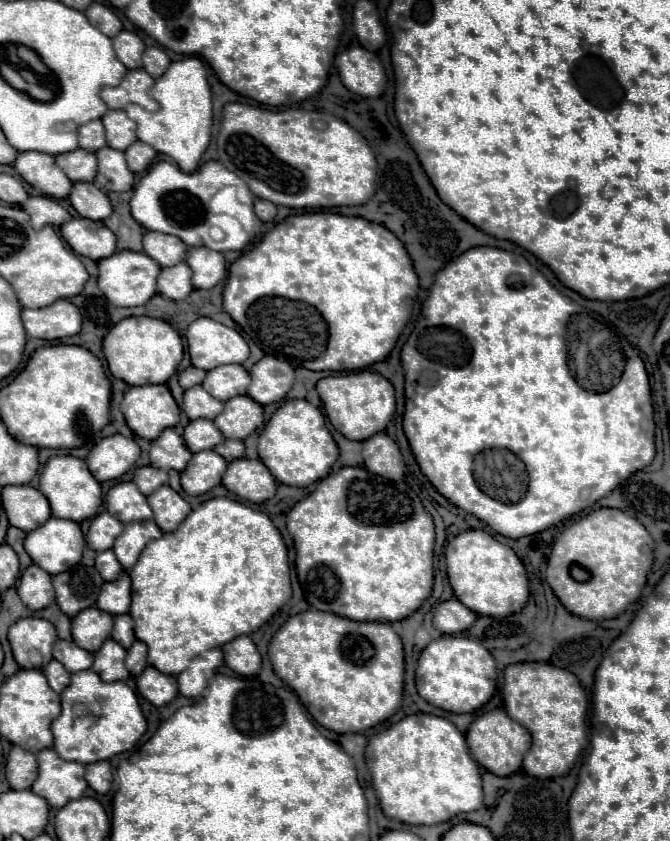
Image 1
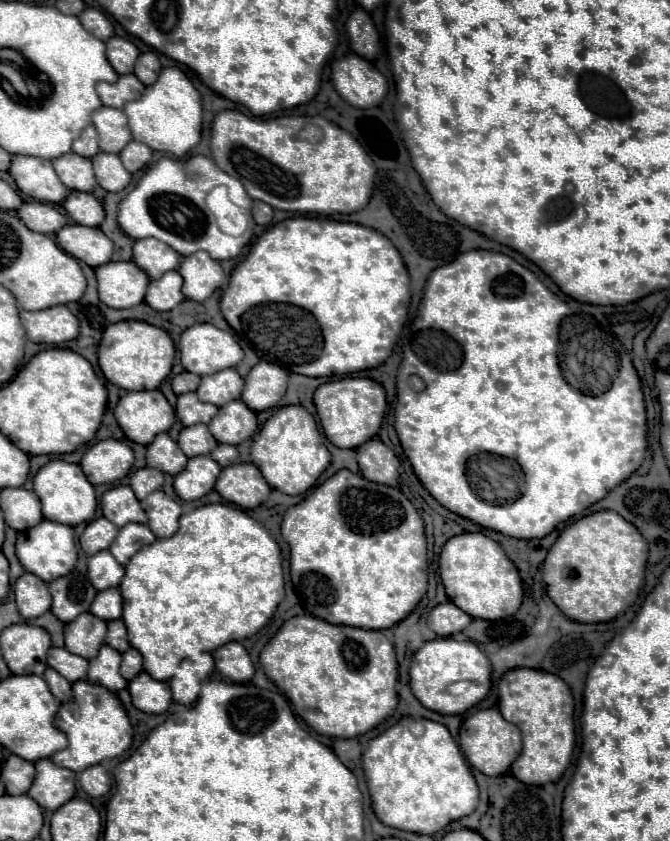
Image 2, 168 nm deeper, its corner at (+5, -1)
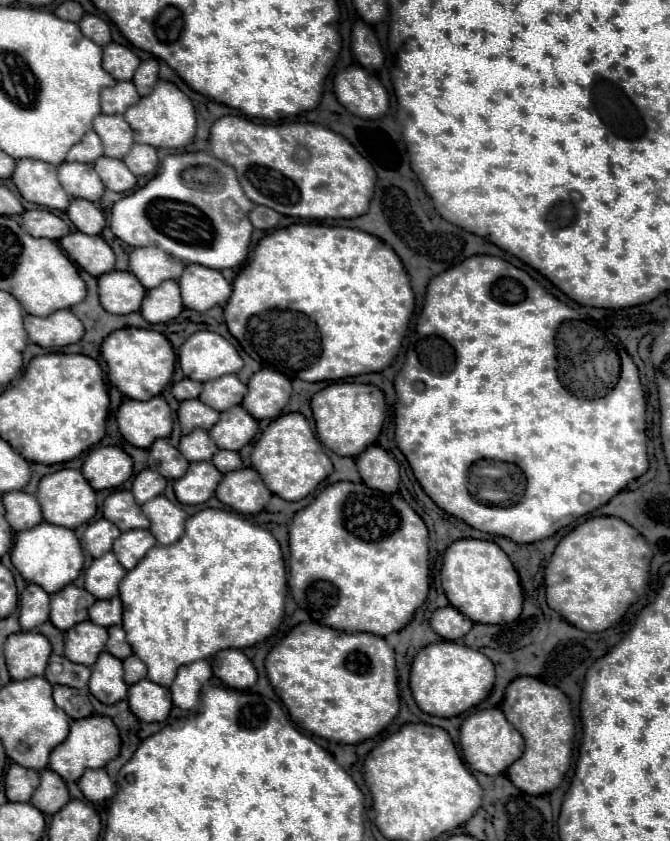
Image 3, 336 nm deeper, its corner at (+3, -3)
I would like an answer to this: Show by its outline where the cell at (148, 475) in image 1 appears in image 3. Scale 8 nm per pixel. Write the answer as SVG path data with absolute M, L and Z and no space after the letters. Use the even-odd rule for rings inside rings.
M144 469L134 477L132 493L136 495L136 501L142 505L148 499L160 495L164 491L164 487L166 487L166 479L160 473L156 473L152 469Z

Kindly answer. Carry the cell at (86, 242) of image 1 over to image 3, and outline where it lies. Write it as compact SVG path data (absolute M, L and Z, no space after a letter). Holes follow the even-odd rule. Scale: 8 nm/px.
M74 231L64 235L64 239L60 239L60 245L72 261L76 261L84 271L94 277L100 277L102 273L114 269L114 251L100 235L86 235Z

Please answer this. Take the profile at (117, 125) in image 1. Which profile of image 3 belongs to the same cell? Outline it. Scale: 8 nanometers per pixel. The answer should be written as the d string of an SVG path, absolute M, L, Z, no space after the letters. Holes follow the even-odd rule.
M100 113L94 119L94 131L100 135L102 145L104 145L104 155L108 155L108 157L122 159L134 143L132 127L126 123L124 115Z

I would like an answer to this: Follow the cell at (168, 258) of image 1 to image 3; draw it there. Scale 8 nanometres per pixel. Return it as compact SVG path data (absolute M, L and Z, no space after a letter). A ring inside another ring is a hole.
M138 247L130 253L130 271L144 287L158 287L164 279L178 279L184 263L164 253L160 247Z

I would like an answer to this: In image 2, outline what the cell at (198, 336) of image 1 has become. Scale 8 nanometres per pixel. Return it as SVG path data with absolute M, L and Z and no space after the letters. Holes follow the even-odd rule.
M198 323L182 333L180 361L190 373L212 375L234 367L242 357L244 353L234 337L210 323Z

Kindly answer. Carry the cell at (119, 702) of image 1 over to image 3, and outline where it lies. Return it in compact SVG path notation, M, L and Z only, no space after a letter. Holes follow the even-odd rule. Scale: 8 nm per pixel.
M90 715L84 719L74 719L70 723L70 735L60 747L50 753L50 769L56 771L64 781L78 781L86 769L100 769L108 761L120 755L122 739L116 723L104 715Z

